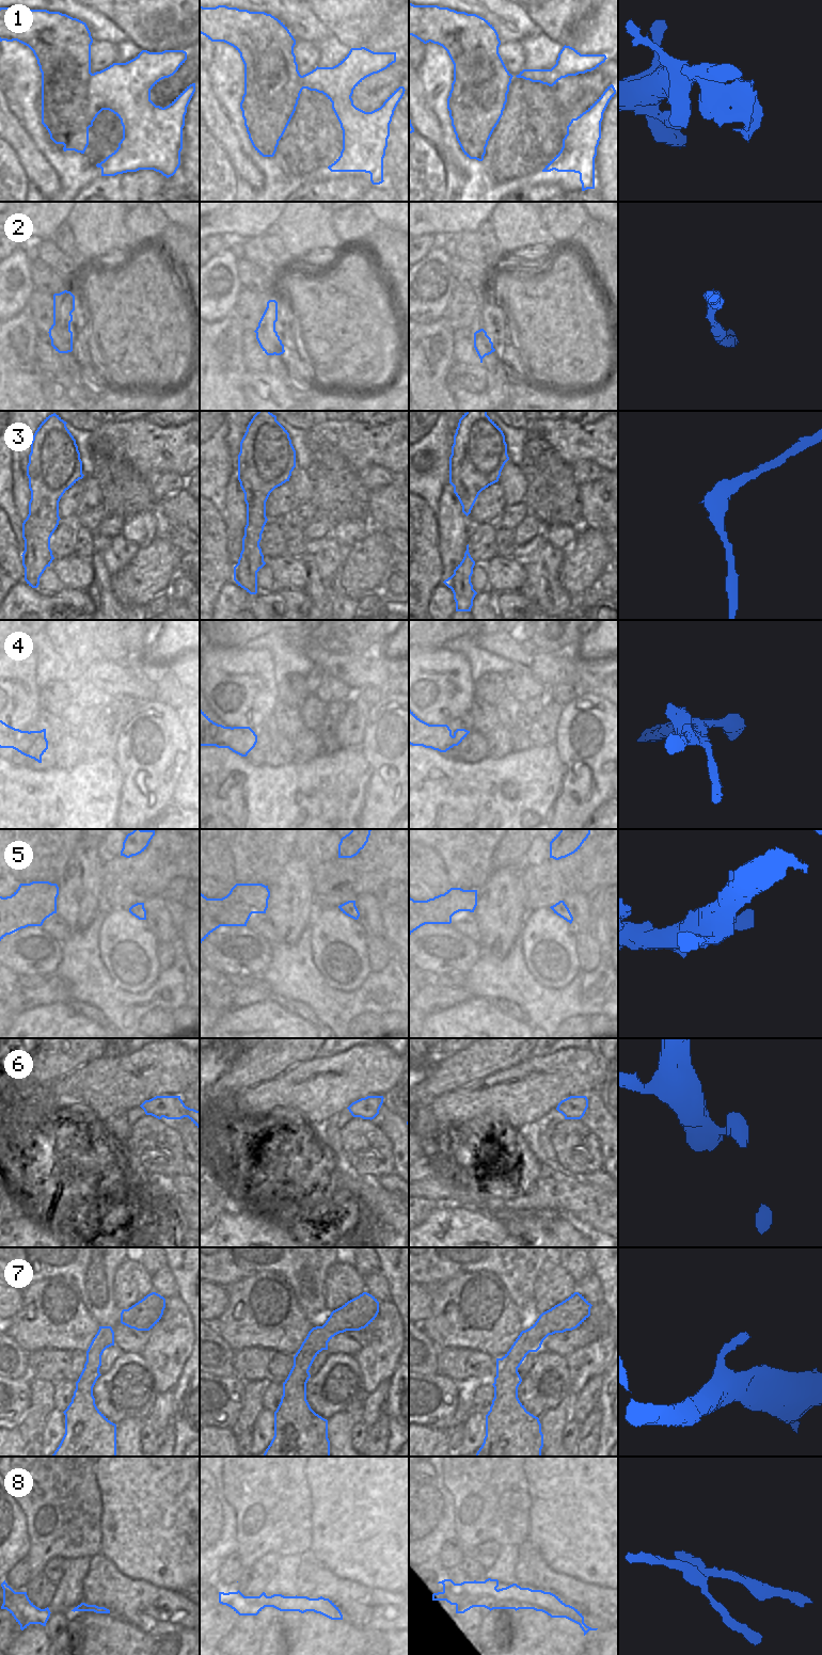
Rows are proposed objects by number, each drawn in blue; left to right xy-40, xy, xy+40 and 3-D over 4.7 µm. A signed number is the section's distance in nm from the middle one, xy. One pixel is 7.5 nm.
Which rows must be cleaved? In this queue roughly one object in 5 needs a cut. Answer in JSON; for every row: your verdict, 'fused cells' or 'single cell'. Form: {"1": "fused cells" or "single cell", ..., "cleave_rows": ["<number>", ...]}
{"1": "single cell", "2": "single cell", "3": "single cell", "4": "fused cells", "5": "single cell", "6": "single cell", "7": "single cell", "8": "fused cells", "cleave_rows": ["4", "8"]}

